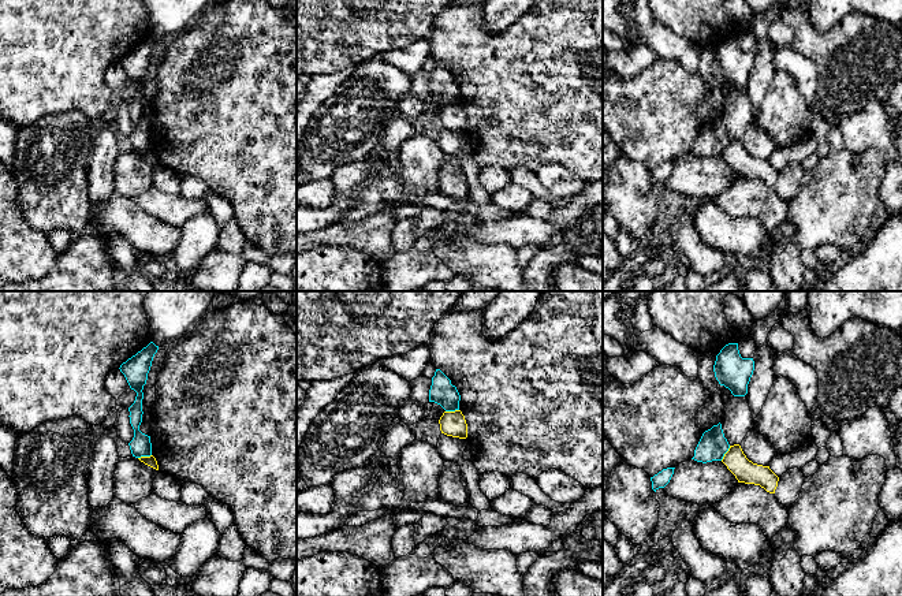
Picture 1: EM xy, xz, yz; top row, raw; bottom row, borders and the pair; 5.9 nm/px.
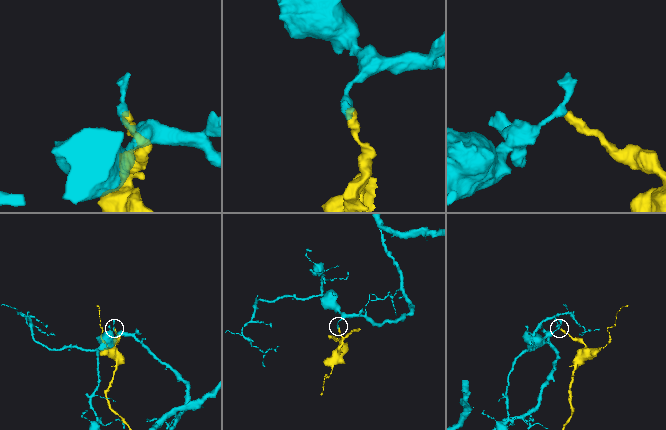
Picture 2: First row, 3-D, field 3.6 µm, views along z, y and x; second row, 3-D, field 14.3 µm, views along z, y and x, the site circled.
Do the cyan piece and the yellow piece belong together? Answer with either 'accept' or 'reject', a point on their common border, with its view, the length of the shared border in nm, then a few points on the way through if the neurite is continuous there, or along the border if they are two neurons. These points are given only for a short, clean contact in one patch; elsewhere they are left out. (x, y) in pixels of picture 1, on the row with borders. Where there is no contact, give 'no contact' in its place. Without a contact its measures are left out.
reject | yz (726, 451) | 110 nm | along yz (730, 446), (720, 459)

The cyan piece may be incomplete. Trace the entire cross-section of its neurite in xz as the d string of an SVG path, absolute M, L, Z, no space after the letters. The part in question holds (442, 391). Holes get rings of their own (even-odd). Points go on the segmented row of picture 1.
M436 369L429 390L429 402L440 405L446 411L455 411L459 410L459 401L461 395L456 387L440 369Z

